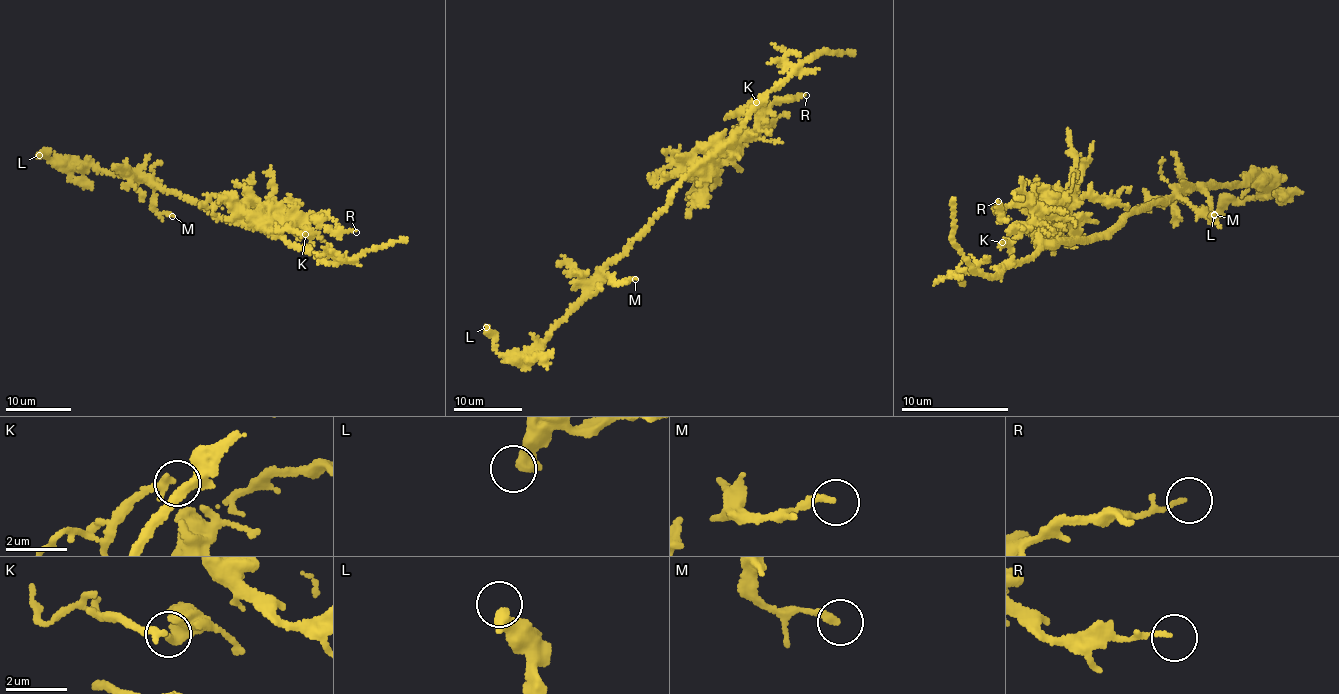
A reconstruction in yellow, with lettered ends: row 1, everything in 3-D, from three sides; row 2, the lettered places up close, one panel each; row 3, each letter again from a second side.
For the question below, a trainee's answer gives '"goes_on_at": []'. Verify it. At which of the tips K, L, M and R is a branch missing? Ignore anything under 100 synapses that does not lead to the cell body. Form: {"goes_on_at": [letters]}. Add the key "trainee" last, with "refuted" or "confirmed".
{"goes_on_at": [], "trainee": "confirmed"}

